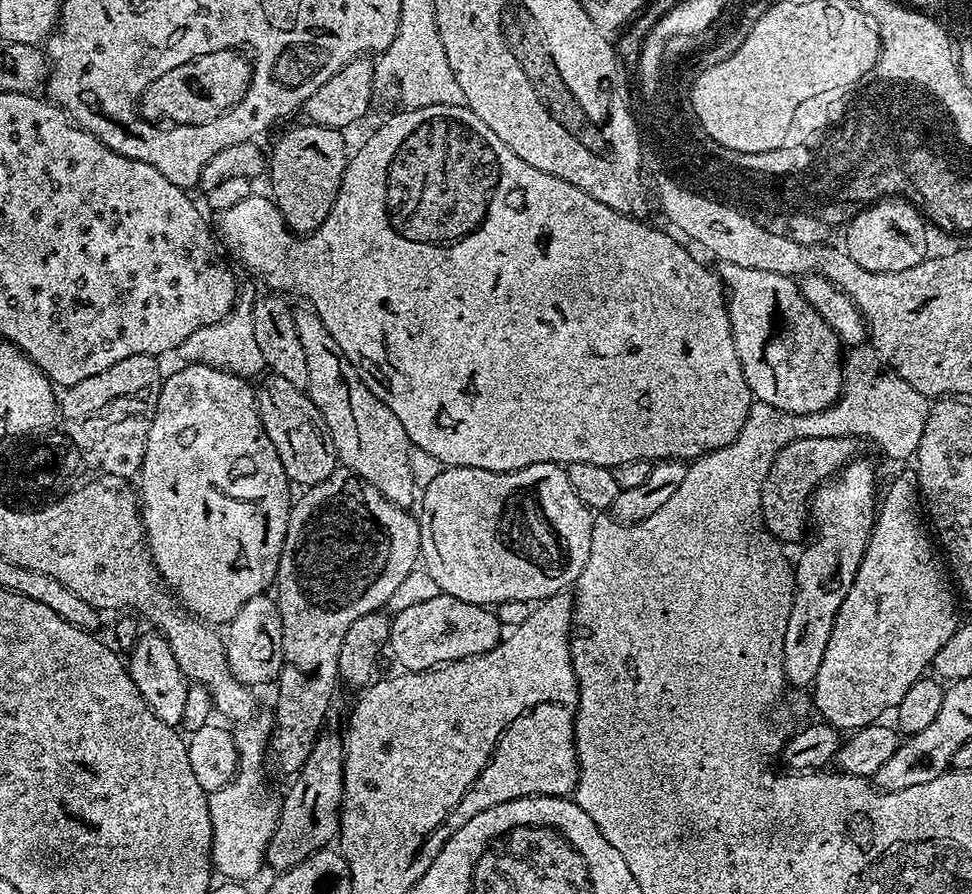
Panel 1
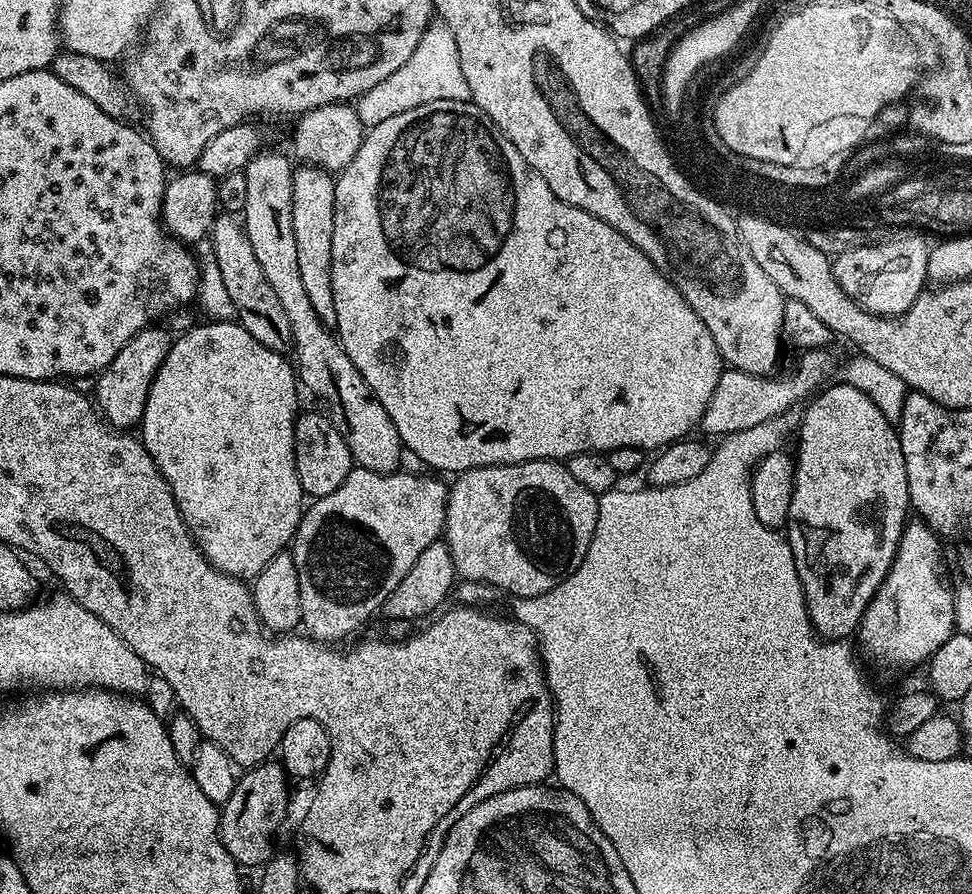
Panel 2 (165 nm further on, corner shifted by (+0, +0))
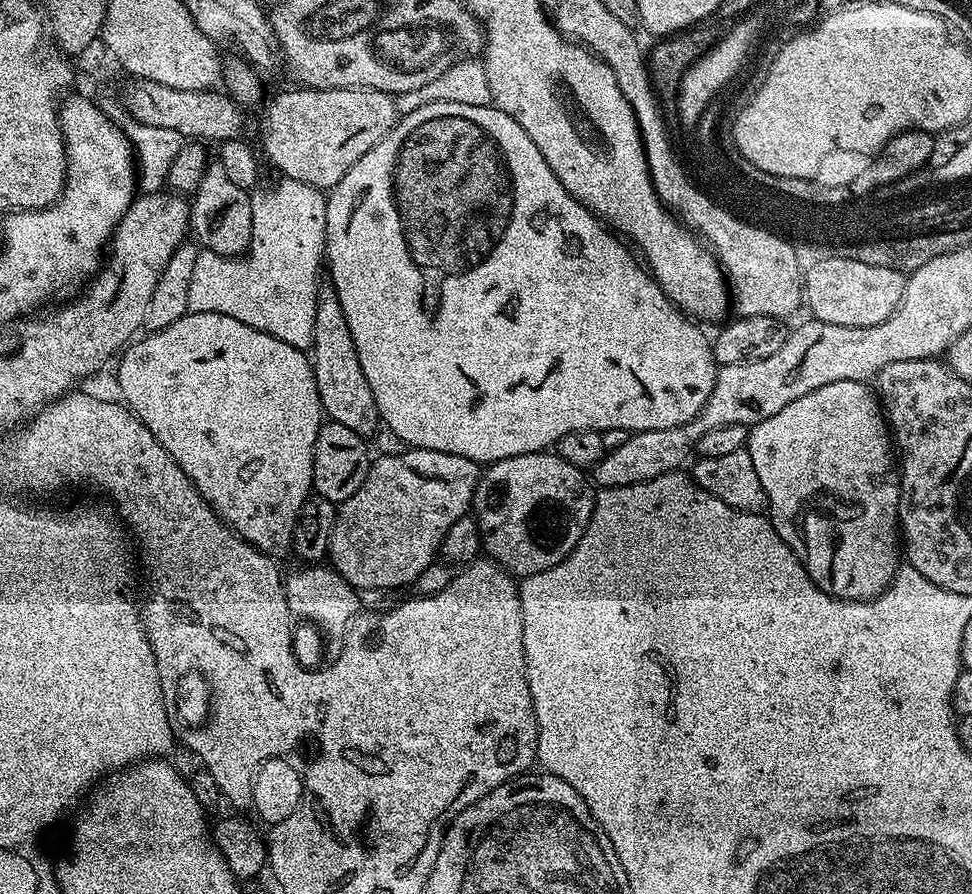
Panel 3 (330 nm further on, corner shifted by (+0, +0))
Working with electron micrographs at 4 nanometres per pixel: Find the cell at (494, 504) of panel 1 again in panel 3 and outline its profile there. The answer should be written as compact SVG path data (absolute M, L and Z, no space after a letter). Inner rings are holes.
M545 450L518 454L514 458L499 460L487 465L480 473L480 481L472 499L471 511L480 527L482 548L491 559L513 577L523 578L530 574L545 572L550 566L558 566L578 546L582 534L592 517L596 505L596 492L591 479L555 451Z

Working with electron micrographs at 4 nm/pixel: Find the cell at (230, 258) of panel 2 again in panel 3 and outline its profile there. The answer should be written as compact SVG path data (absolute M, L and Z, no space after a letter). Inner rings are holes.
M218 162L209 163L190 200L190 228L207 251L242 256L252 237L252 198L249 189L237 186Z

